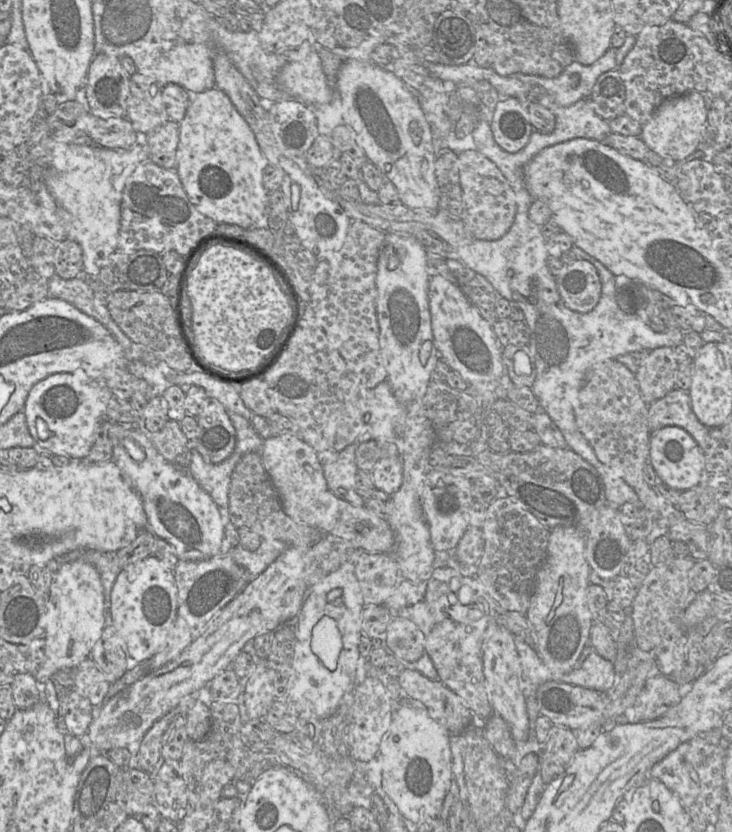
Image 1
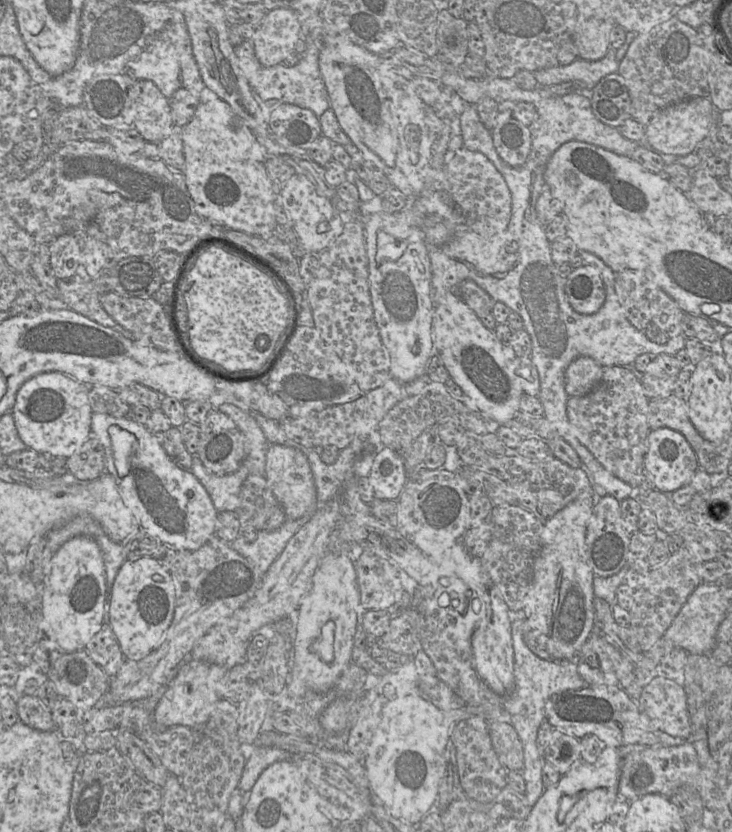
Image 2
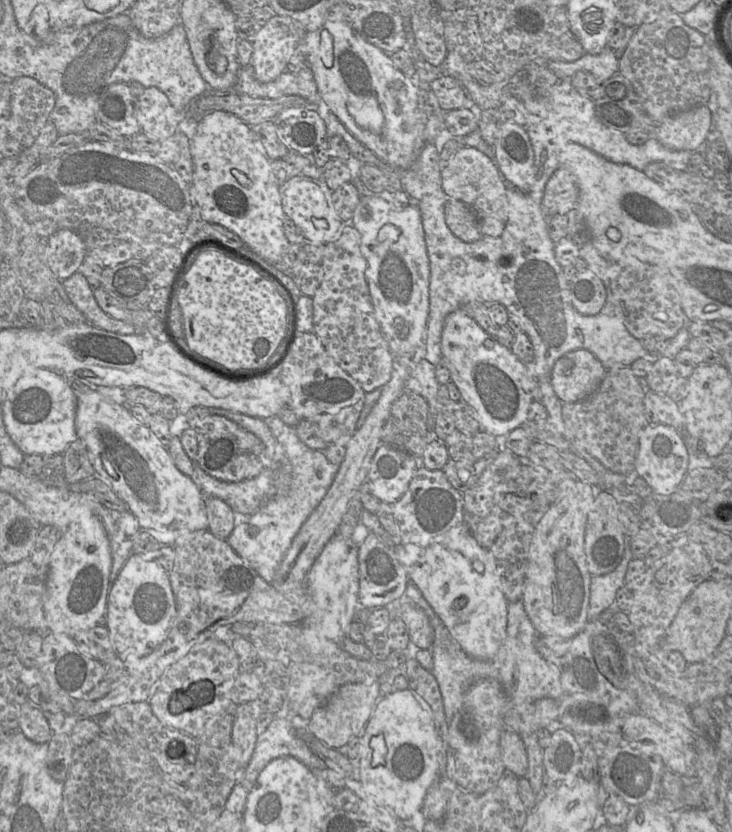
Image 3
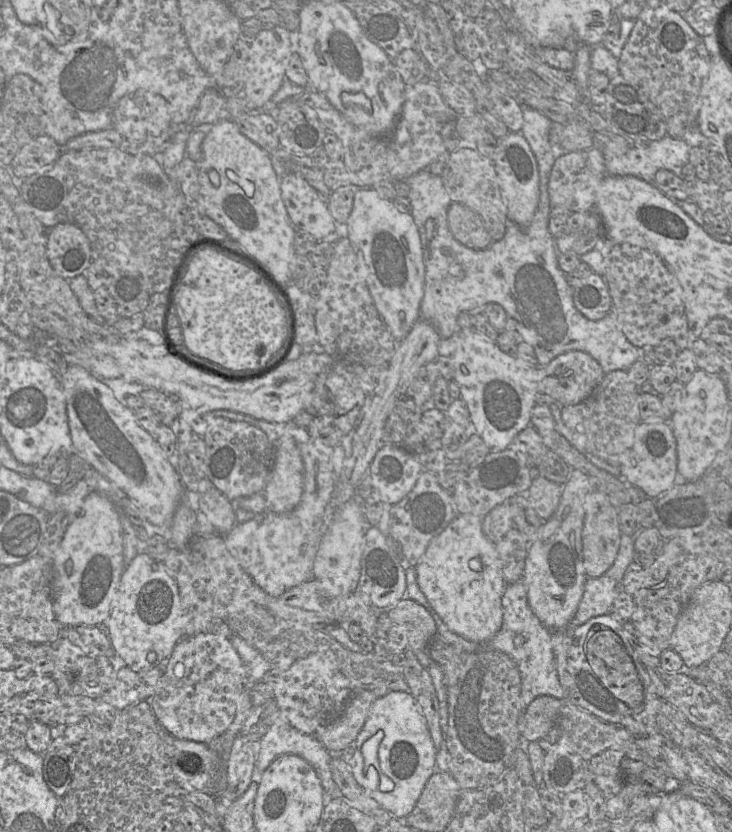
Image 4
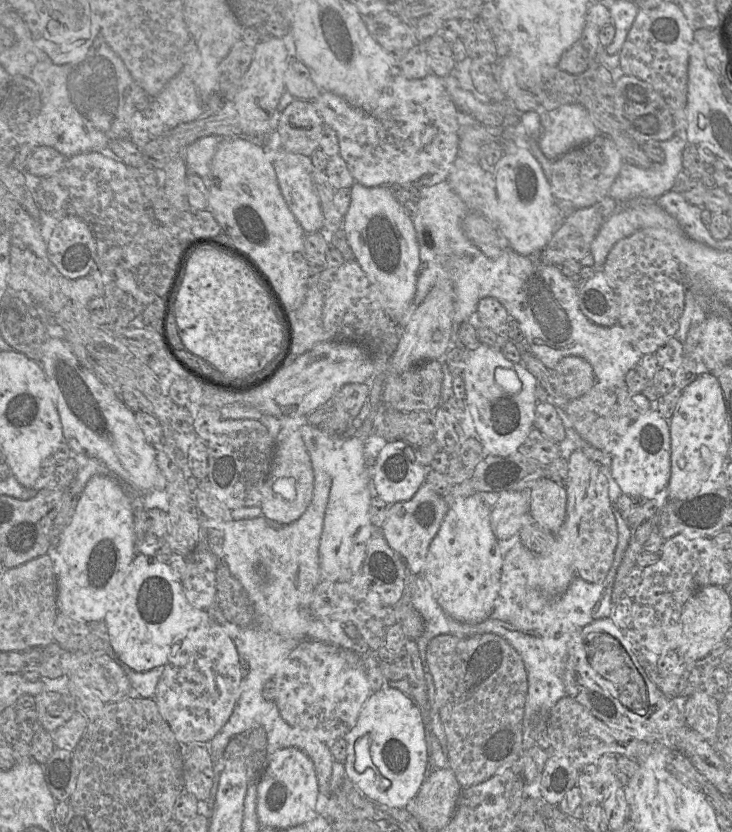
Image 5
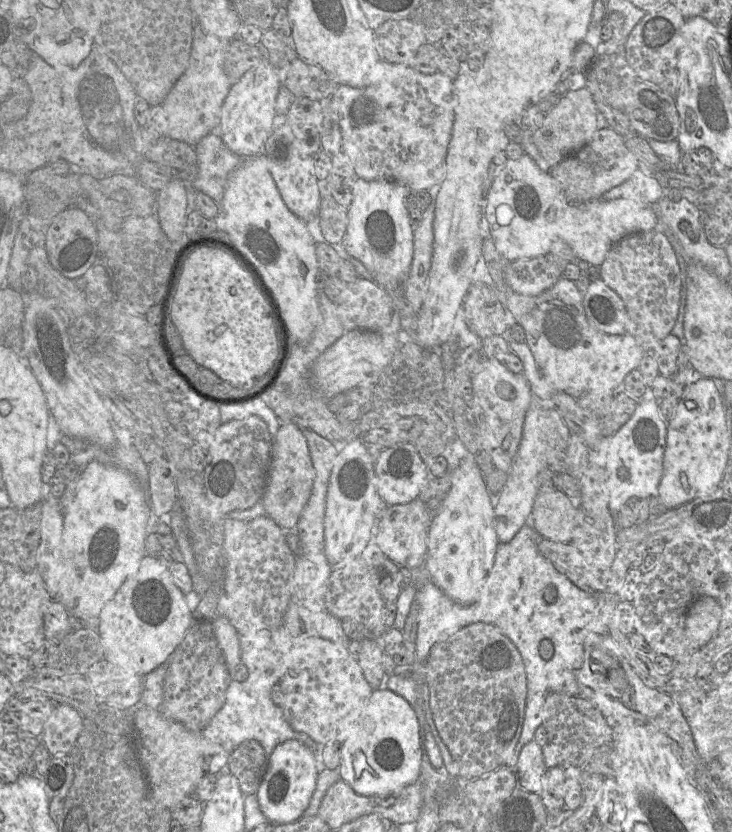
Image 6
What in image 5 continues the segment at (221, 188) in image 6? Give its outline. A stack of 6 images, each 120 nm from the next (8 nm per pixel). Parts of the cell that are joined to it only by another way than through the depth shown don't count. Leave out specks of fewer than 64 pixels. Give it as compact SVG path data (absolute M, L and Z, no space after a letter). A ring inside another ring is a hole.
M215 135L204 136L188 145L184 150L184 159L188 173L194 173L207 179L211 164L221 138Z

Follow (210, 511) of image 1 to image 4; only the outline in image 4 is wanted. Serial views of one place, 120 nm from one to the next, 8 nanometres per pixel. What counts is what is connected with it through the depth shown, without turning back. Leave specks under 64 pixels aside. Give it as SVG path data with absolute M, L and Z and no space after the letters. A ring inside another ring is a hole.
M69 365L61 377L61 385L67 402L69 431L74 451L93 469L124 491L142 511L148 522L156 526L169 527L184 488L178 471L172 466L157 440L137 423L134 412L122 405L111 389L86 369Z

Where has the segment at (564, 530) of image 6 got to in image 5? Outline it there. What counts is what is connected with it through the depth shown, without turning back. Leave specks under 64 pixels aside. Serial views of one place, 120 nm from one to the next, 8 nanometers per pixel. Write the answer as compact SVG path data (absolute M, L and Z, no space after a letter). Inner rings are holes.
M543 477L532 484L528 496L530 516L555 535L565 521L565 487Z

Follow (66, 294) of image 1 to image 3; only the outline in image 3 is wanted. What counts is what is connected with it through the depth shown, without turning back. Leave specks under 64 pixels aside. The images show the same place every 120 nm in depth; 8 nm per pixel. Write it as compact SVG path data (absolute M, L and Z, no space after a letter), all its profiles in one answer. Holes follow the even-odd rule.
M79 271L63 280L62 284L69 299L92 325L118 334L141 334L134 326L110 317L100 308L94 296L94 288Z

